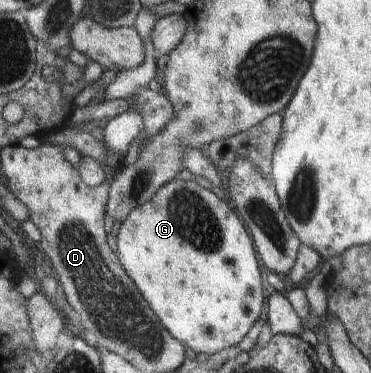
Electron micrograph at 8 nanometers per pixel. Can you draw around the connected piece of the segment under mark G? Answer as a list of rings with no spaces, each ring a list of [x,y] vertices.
[[[180,178],[172,180],[164,184],[153,195],[151,200],[144,202],[141,206],[133,209],[129,216],[119,224],[114,231],[116,235],[117,253],[121,264],[133,279],[133,282],[140,288],[141,294],[148,300],[151,308],[157,313],[161,322],[165,325],[170,333],[177,340],[180,340],[186,347],[191,348],[195,353],[204,352],[207,355],[214,355],[229,347],[239,344],[251,330],[251,326],[259,320],[263,306],[265,304],[265,296],[263,296],[263,276],[261,276],[261,266],[259,266],[259,258],[257,258],[257,250],[253,246],[253,240],[247,232],[247,227],[243,226],[243,222],[239,220],[239,215],[235,214],[229,203],[224,201],[220,196],[215,196],[212,191],[205,189],[195,181],[186,181]]]

